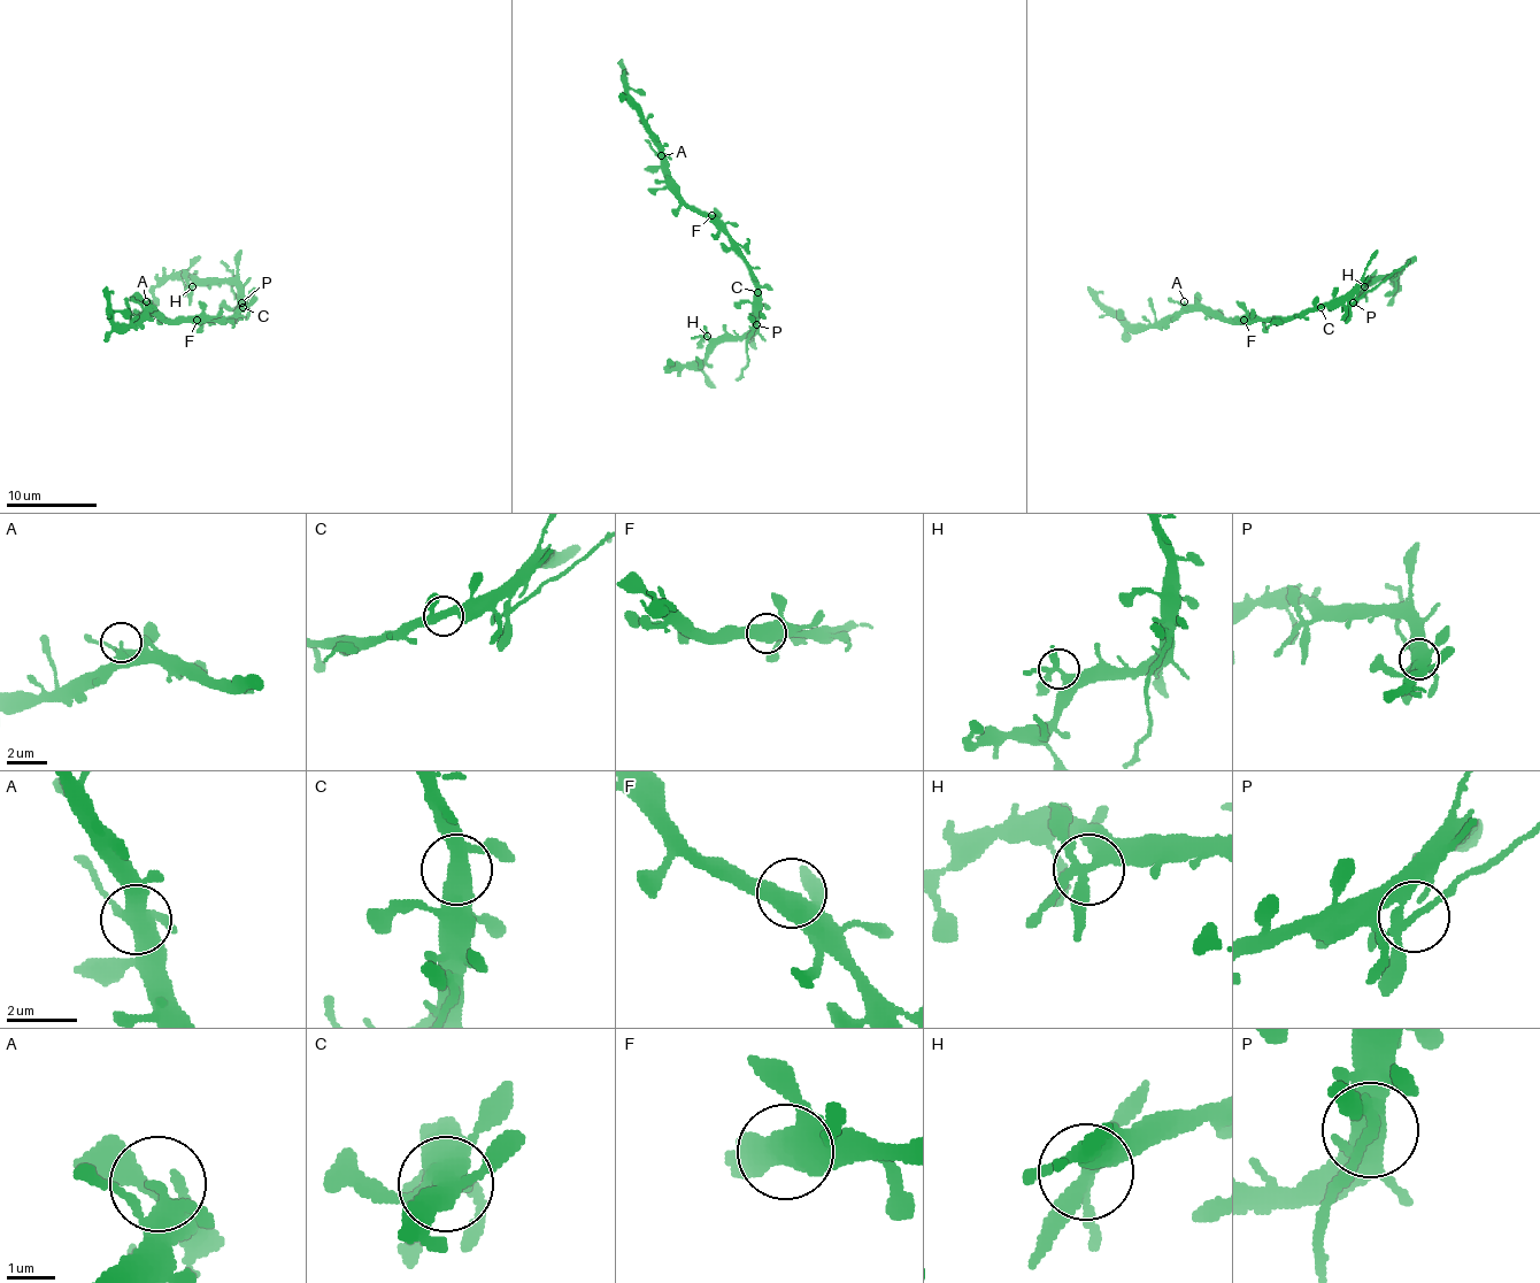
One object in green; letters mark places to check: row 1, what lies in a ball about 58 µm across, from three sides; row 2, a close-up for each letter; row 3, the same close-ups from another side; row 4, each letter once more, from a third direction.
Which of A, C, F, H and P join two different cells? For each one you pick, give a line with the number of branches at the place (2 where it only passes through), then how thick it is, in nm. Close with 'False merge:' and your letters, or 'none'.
H: 4 | 320 nm
P: 3 | 190 nm
False merge: H, P

